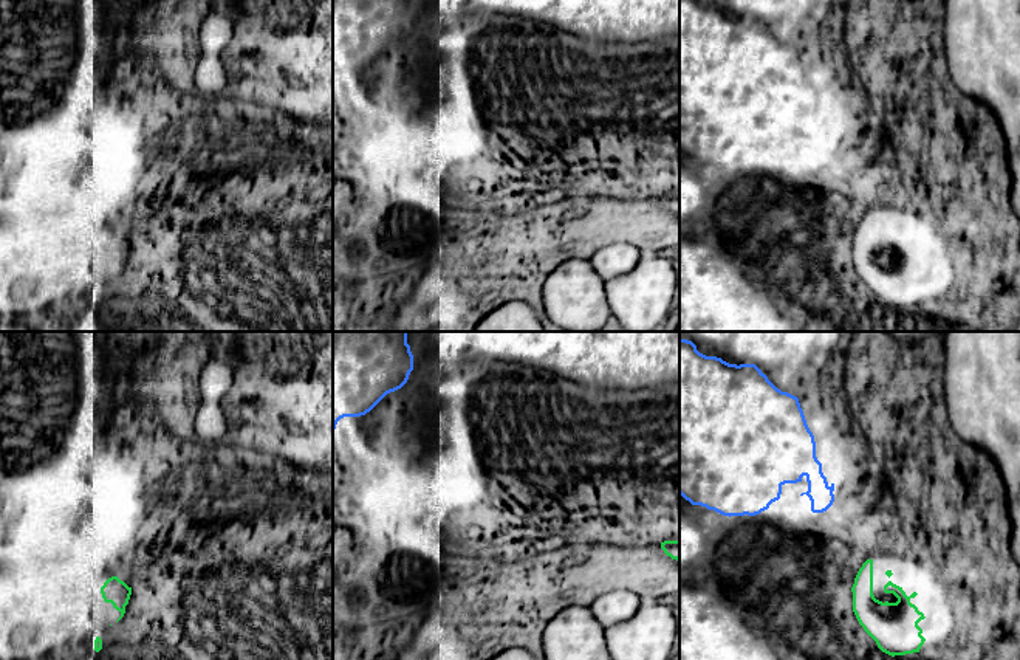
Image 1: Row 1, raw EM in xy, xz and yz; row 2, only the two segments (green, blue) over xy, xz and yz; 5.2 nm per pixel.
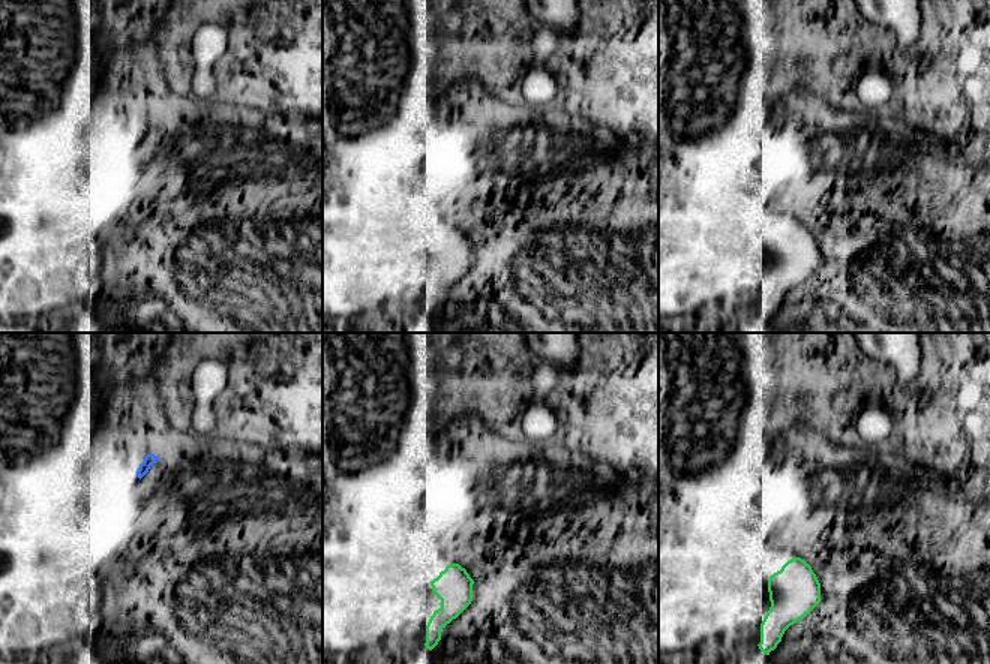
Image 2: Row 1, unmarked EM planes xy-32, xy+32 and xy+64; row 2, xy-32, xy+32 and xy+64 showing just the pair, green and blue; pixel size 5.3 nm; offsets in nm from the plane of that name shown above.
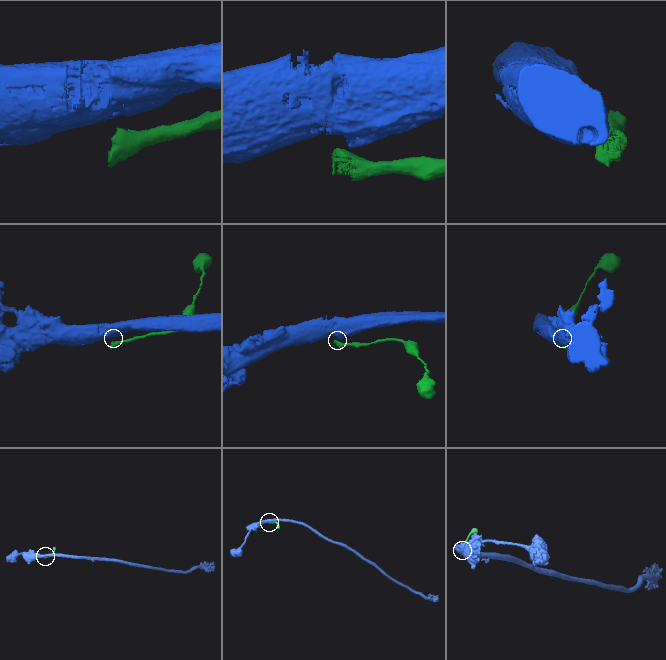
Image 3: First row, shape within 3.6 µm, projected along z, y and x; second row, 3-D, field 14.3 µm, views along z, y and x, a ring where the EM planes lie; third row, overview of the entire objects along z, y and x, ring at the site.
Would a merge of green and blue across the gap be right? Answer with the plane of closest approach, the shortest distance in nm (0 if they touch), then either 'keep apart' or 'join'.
yz | 340 nm | keep apart

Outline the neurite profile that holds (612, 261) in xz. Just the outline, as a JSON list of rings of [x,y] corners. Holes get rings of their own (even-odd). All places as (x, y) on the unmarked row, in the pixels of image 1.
[[[613,243],[597,249],[590,262],[604,282],[632,271],[642,253],[630,243]]]

